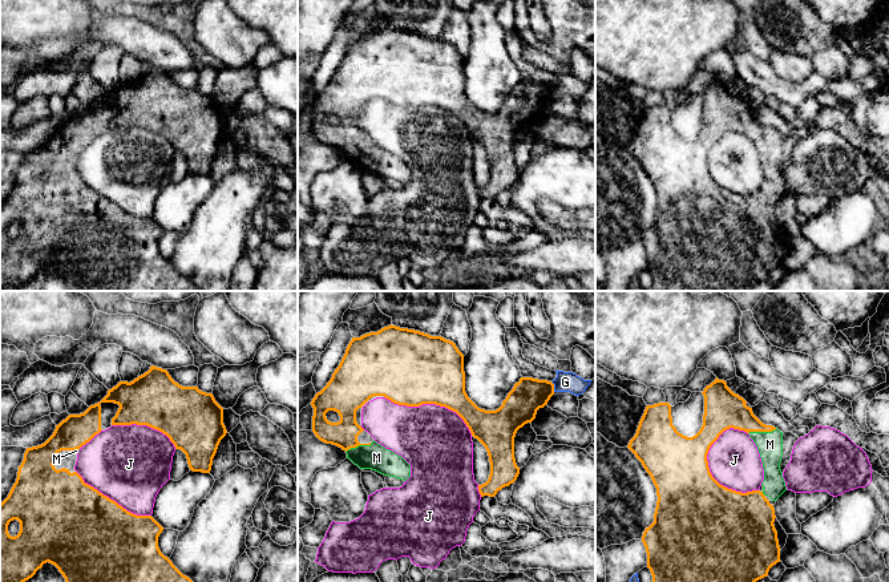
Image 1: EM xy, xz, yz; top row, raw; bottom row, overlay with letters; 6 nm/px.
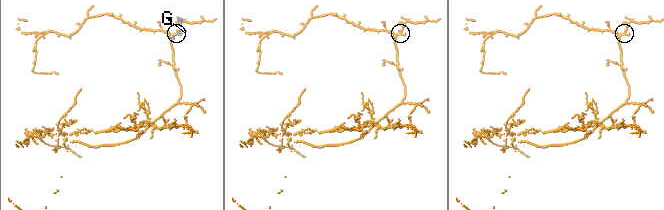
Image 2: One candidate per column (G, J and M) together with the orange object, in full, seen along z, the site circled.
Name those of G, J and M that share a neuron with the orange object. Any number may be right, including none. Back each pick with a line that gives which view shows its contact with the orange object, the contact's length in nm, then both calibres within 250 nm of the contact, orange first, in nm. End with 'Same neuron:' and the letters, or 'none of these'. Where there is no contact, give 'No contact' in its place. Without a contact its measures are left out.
M: Touches orange in yz. Shared border 180 nm. Thickness 220 nm (orange) against 160 nm
Same neuron: M

